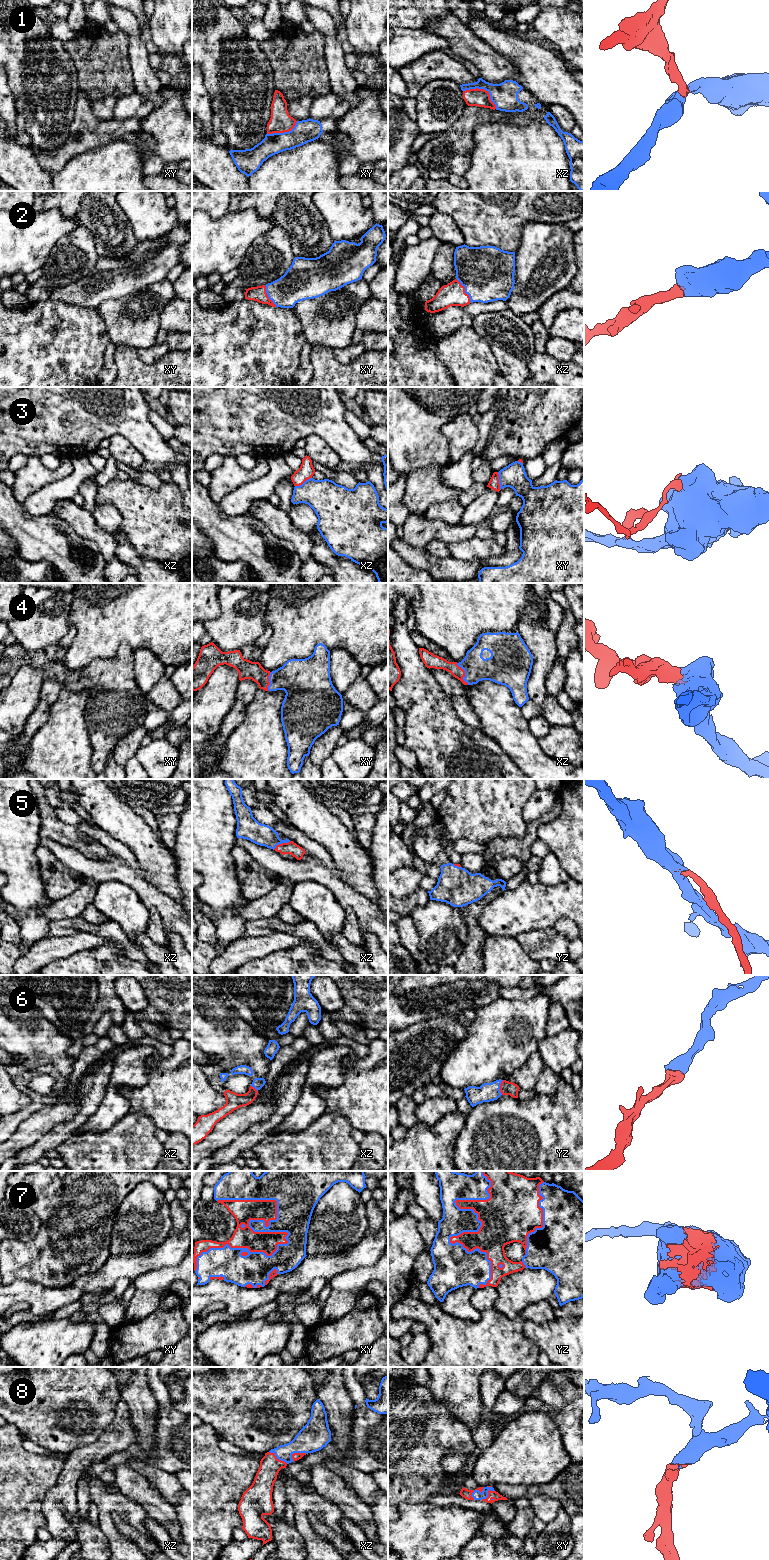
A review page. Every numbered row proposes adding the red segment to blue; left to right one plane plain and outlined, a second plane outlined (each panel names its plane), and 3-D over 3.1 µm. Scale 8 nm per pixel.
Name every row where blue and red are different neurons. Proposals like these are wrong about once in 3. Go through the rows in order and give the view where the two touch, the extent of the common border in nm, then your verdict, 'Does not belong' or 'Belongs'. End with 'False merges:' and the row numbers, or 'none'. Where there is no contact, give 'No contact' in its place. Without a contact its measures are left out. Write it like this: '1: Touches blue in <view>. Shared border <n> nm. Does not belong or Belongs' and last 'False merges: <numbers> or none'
1: Touches blue in xz. Shared border 300 nm. Belongs
2: Touches blue in xz. Shared border 240 nm. Belongs
3: Touches blue in xy. Shared border 150 nm. Does not belong
4: Touches blue in xz. Shared border 200 nm. Belongs
5: Touches blue in xz. Shared border 160 nm. Belongs
6: Touches blue in yz. Shared border 120 nm. Belongs
7: Touches blue in xy. Shared border 850 nm. Belongs
8: Touches blue in xz. Shared border 180 nm. Belongs
False merges: 3

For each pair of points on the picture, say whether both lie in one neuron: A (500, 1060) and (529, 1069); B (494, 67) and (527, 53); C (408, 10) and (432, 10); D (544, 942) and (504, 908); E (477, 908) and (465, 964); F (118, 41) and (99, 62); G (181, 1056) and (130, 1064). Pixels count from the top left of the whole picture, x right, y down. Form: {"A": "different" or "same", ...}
{"A": "different", "B": "different", "C": "same", "D": "different", "E": "same", "F": "same", "G": "different"}

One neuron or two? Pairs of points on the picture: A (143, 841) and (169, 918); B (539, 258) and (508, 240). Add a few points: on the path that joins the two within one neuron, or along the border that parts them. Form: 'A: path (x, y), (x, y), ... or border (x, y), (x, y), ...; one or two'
A: border (142, 876), (158, 890), (180, 903); two
B: border (526, 223), (522, 227), (521, 244), (515, 252); two

